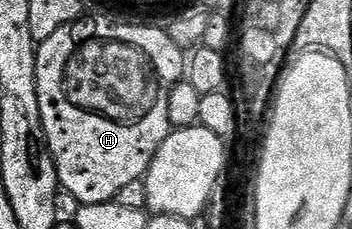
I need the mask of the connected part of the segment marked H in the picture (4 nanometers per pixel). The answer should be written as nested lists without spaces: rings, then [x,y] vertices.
[[[81,16],[79,21],[73,21],[66,27],[58,27],[50,39],[39,42],[36,50],[36,78],[38,79],[38,107],[42,111],[42,127],[46,131],[48,146],[52,152],[52,158],[58,171],[60,188],[68,193],[80,205],[93,205],[94,203],[106,203],[115,201],[118,191],[127,187],[130,183],[141,180],[147,173],[158,147],[168,137],[170,126],[168,124],[168,103],[170,91],[177,85],[186,73],[186,53],[179,49],[170,39],[167,28],[155,29],[152,25],[127,25],[124,21],[111,21],[108,17]]]

